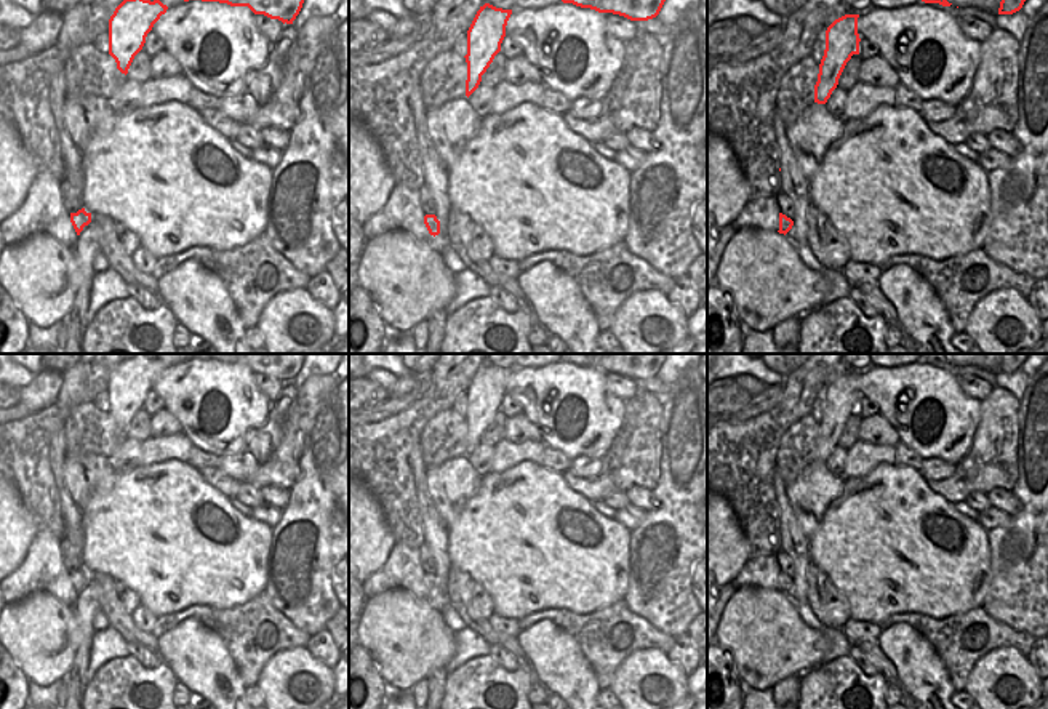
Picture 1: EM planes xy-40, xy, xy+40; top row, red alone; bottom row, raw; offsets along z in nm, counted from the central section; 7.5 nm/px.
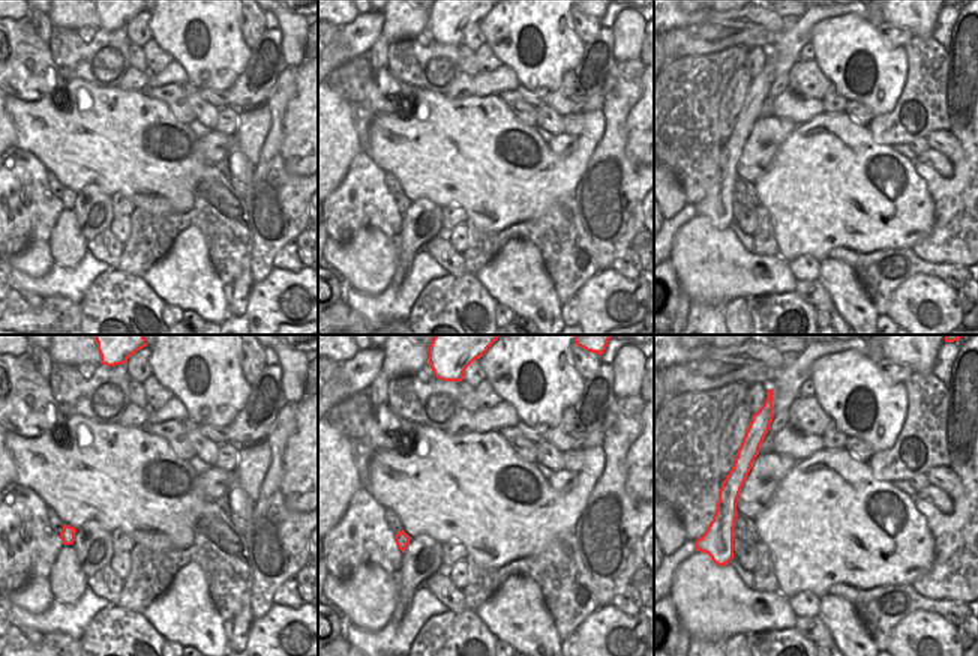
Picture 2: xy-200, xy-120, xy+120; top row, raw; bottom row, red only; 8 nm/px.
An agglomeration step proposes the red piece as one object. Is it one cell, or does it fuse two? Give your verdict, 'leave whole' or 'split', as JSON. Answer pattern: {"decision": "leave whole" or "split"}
{"decision": "leave whole"}

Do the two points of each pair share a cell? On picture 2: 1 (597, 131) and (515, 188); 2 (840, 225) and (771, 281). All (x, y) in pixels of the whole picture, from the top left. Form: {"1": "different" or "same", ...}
{"1": "same", "2": "different"}

